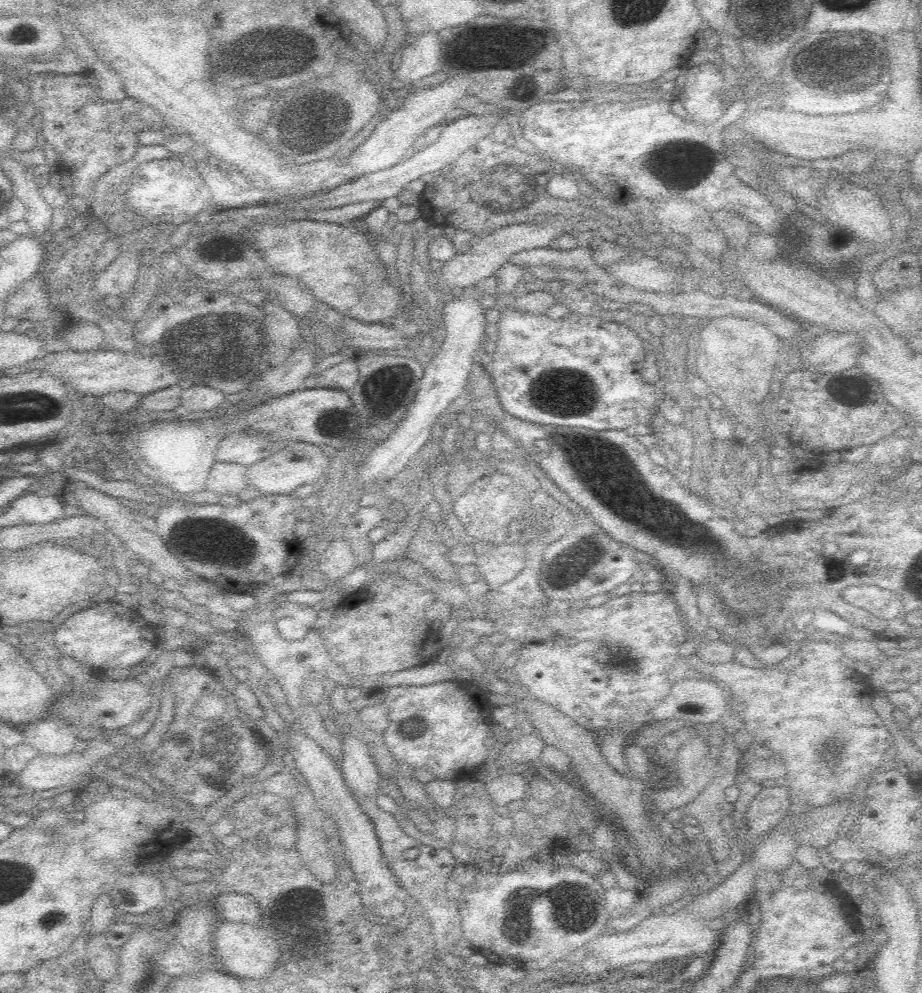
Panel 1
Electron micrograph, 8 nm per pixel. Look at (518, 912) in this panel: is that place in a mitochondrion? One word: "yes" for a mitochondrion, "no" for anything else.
yes

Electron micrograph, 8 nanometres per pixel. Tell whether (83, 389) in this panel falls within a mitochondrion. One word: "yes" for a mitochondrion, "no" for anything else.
no

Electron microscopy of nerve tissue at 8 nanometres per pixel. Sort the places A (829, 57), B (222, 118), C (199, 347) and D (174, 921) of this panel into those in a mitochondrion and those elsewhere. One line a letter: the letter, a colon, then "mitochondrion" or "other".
A: mitochondrion
B: other
C: mitochondrion
D: other

